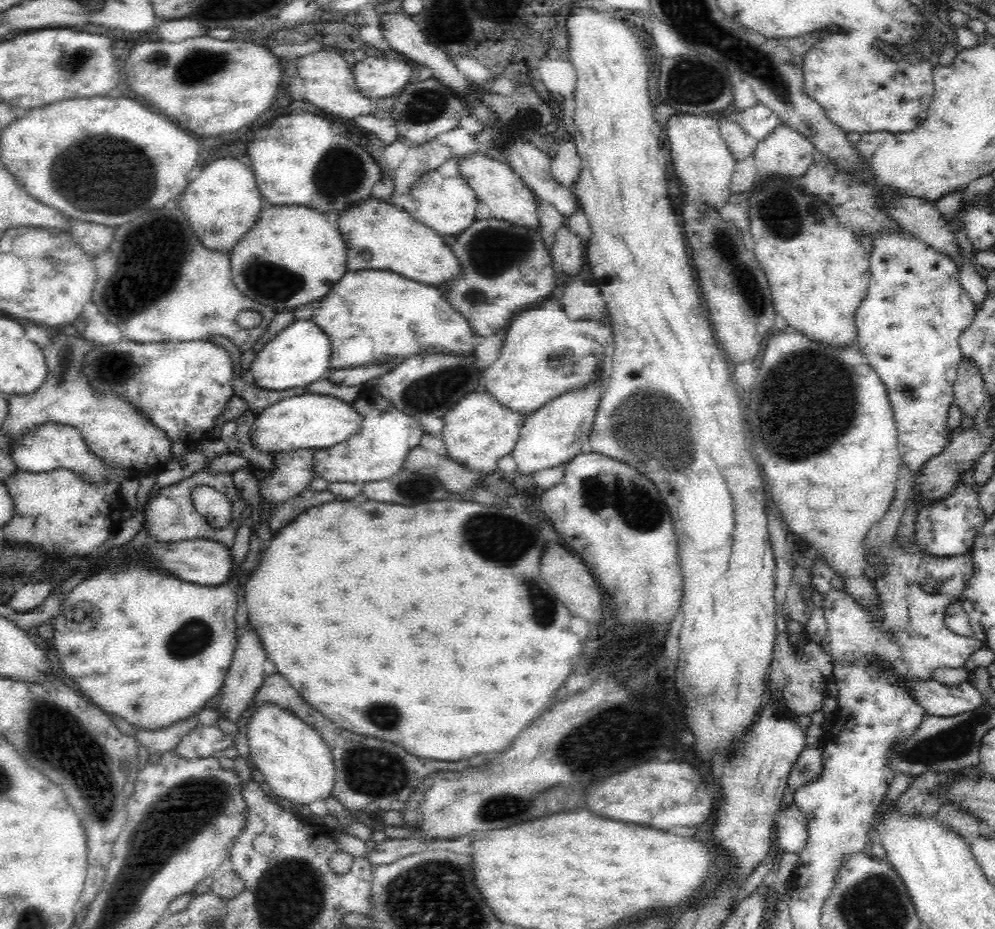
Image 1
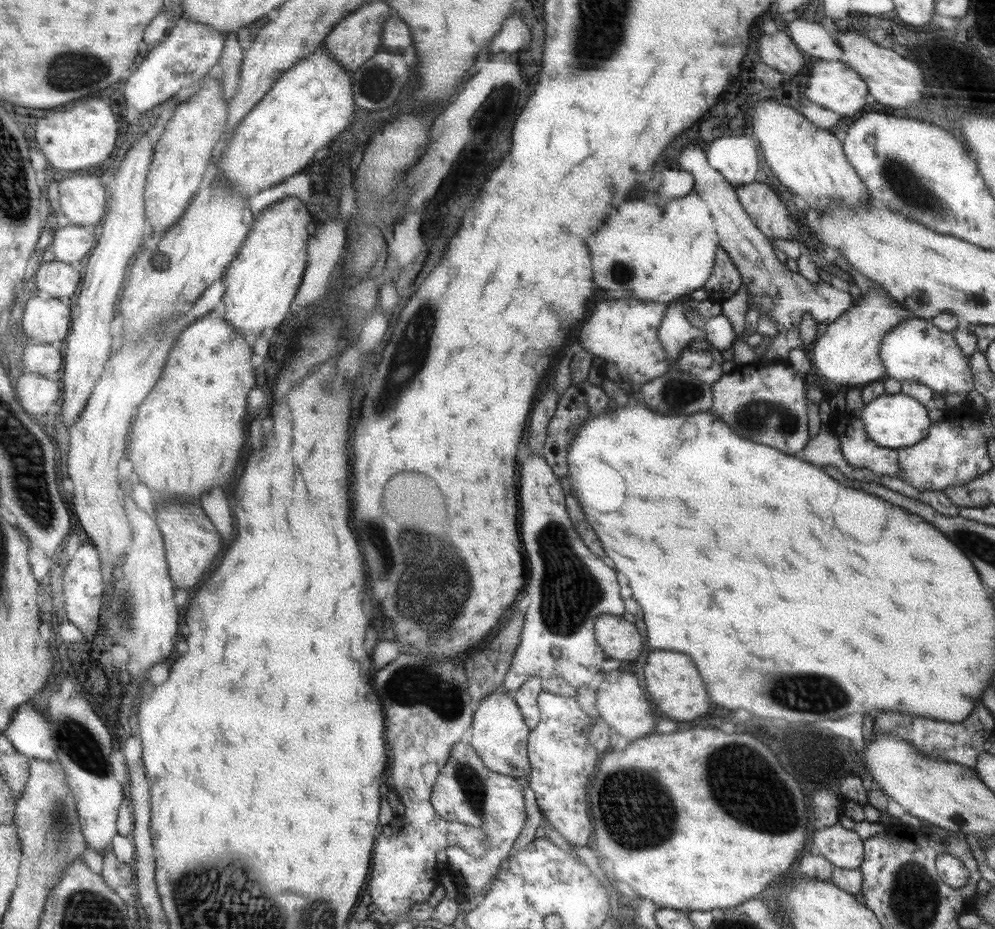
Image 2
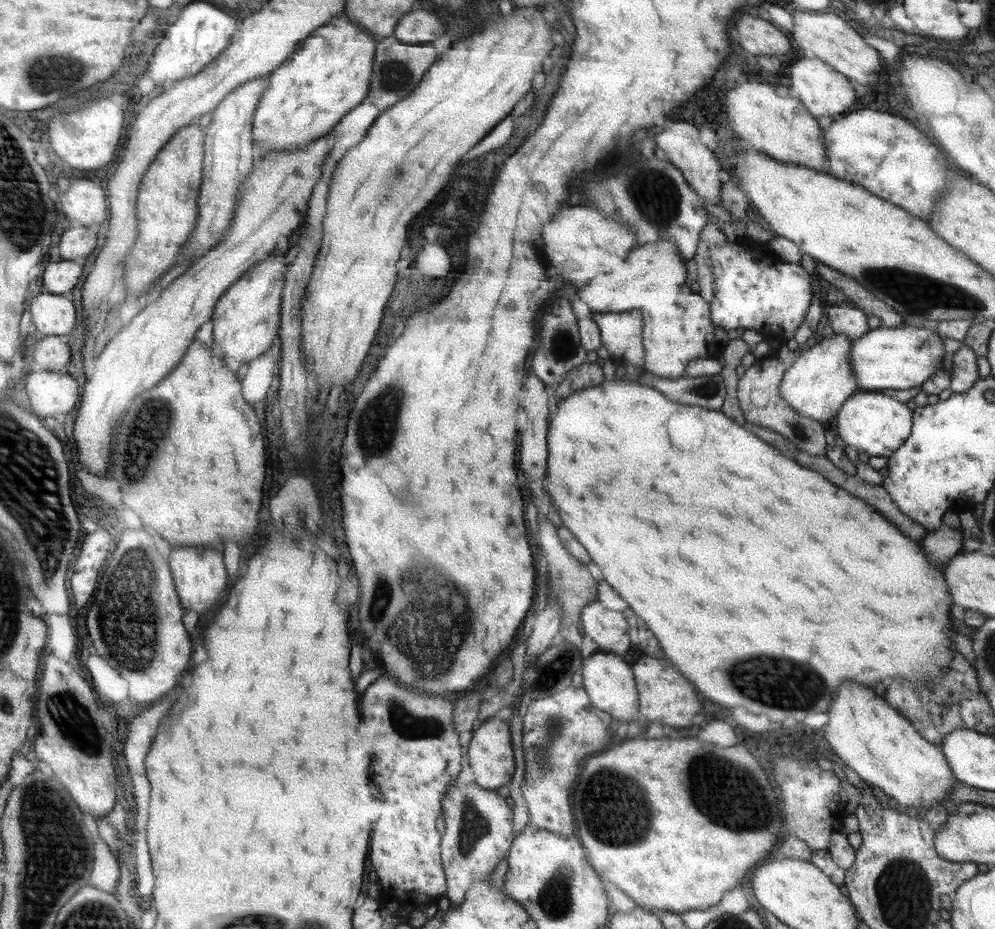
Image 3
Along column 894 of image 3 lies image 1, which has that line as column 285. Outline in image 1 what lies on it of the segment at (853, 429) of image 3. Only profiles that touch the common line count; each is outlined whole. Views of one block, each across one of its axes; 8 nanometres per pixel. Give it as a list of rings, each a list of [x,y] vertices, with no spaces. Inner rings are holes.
[[[302,394],[288,400],[280,400],[278,404],[272,404],[270,408],[258,412],[252,426],[252,444],[264,454],[282,454],[292,450],[324,450],[354,436],[360,424],[362,416],[352,404],[332,396]]]

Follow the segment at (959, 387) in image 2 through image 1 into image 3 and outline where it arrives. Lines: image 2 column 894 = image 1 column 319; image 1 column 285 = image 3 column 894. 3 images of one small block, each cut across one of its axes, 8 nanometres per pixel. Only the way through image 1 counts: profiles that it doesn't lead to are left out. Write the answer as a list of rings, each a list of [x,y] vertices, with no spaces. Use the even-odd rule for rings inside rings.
[[[901,326],[901,328],[877,328],[869,330],[863,334],[859,340],[851,342],[849,346],[849,366],[853,368],[855,382],[859,390],[909,390],[915,386],[921,386],[931,374],[935,374],[939,368],[947,366],[943,360],[943,346],[939,334],[931,334],[925,328],[915,328],[915,326]]]

